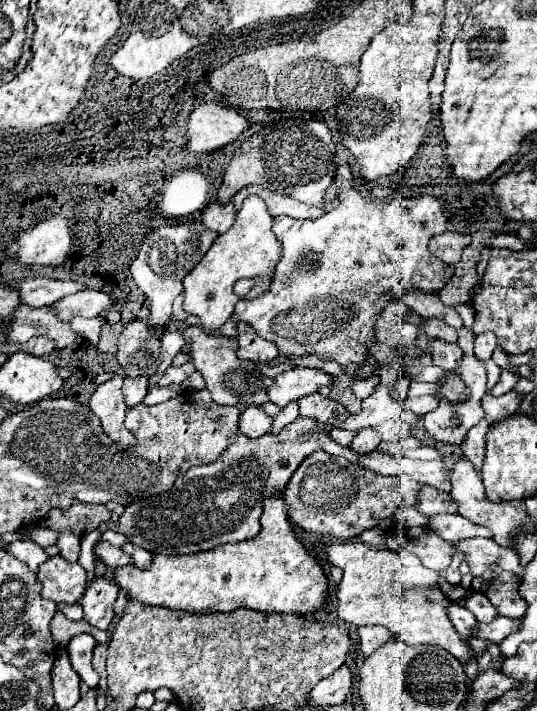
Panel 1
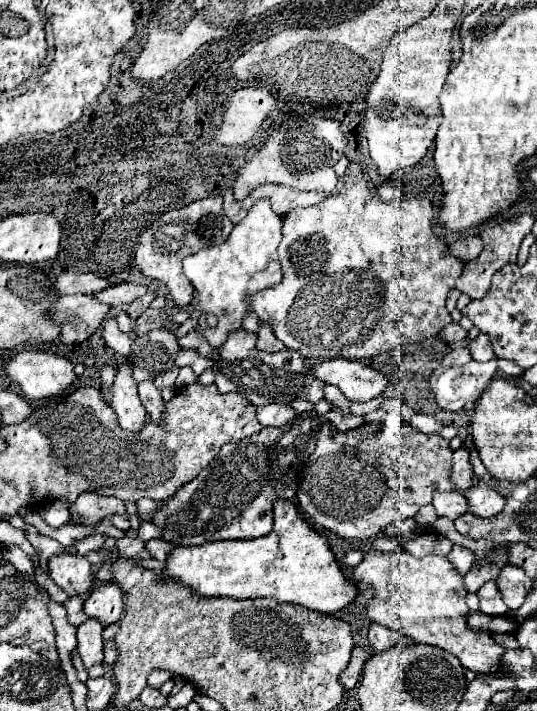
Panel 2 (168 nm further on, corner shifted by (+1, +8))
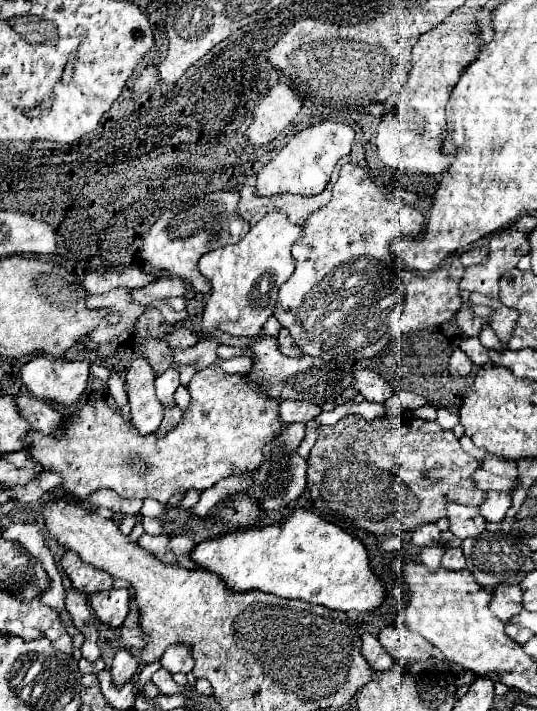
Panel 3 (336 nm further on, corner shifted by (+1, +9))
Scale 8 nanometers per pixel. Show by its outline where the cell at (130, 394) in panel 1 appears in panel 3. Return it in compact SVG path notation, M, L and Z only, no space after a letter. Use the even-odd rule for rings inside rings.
M177 406L165 408L165 418L163 418L163 422L161 422L161 426L159 426L159 430L155 434L157 436L165 436L169 430L173 430L181 422L181 418L183 418L183 410L181 408L177 408Z

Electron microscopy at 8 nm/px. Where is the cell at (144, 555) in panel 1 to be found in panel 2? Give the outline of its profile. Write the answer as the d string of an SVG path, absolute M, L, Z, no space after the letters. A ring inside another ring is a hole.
M163 539L145 541L145 549L151 553L151 557L155 557L155 559L159 559L159 561L165 561L167 555L169 555L169 551L171 551L173 547L175 547L175 545L171 545L171 543L163 541Z

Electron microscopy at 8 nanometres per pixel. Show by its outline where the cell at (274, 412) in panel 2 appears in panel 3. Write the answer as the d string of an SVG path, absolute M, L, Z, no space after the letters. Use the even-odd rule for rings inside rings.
M285 400L285 402L281 402L281 408L279 408L279 416L287 424L291 424L291 422L307 424L309 420L317 418L319 414L321 414L321 408L317 404L305 402L305 400Z

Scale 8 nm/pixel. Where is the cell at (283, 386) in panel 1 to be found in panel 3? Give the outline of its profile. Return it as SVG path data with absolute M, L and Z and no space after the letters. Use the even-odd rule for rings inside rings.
M355 370L355 388L369 400L369 402L387 402L393 396L393 388L375 372L371 370Z

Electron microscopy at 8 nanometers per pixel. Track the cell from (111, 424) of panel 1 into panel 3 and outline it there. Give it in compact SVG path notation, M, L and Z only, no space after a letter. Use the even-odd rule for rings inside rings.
M137 358L125 378L133 426L141 434L153 434L163 420L163 404L155 396L155 376L147 358Z

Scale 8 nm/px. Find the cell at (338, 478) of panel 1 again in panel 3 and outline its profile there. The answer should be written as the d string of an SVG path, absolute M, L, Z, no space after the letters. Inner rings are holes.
M353 414L345 416L335 426L319 426L317 442L309 454L307 486L317 512L337 516L377 536L399 534L445 518L447 502L481 506L487 496L475 486L473 480L473 472L479 466L481 460L461 450L453 430L445 430L437 422L419 420L411 414L385 416L377 420L365 420Z

